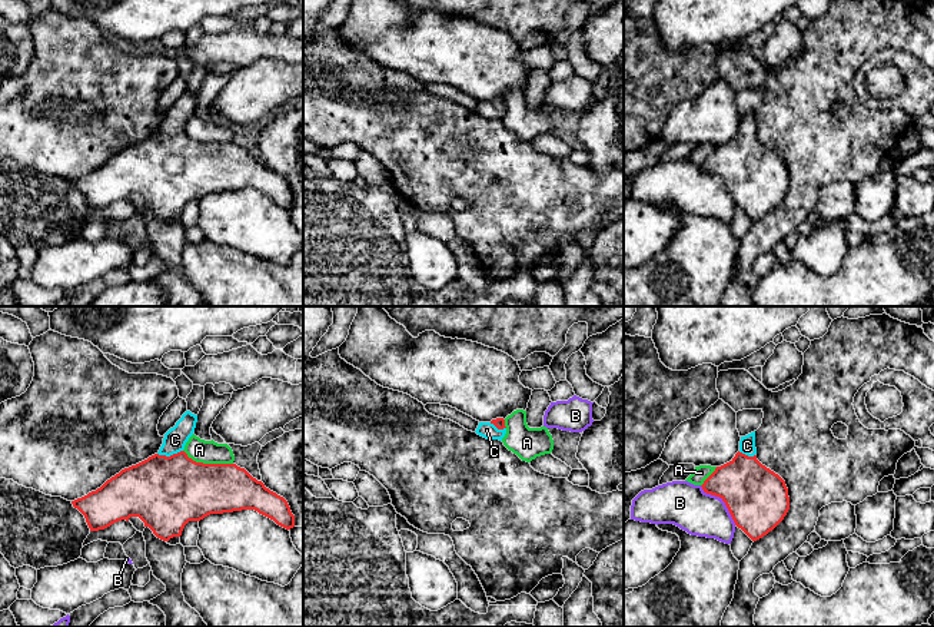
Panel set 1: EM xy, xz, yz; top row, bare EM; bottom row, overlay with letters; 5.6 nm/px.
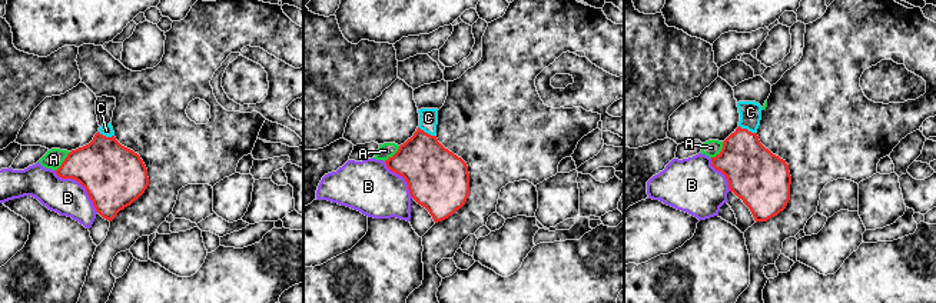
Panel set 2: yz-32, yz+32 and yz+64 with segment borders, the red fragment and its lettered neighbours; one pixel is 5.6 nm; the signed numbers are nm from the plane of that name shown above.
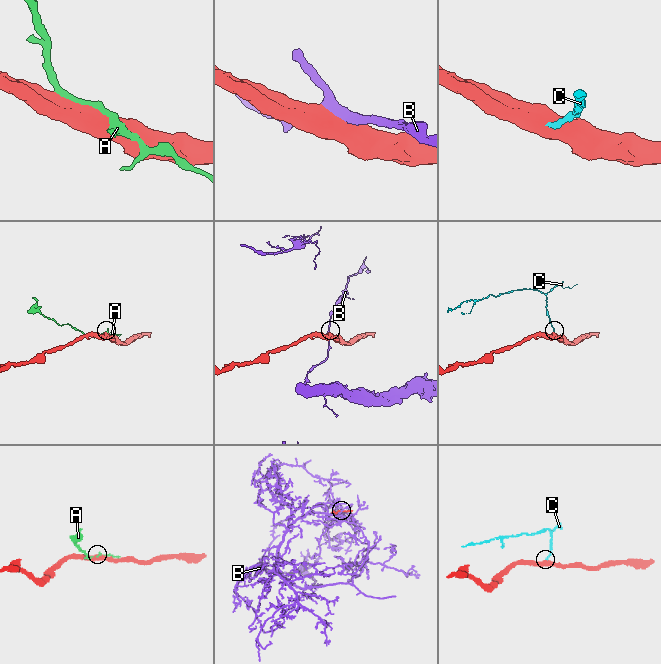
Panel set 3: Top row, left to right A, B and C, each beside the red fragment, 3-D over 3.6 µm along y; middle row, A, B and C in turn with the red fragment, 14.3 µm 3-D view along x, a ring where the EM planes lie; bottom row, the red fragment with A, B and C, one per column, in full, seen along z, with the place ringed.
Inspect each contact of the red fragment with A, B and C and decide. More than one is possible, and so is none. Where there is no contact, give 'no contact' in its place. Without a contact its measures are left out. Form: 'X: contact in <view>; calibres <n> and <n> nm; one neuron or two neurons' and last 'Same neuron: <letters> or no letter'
A: contact in xy; calibres 380 and 130 nm; two neurons
B: contact in yz; calibres 360 and 260 nm; two neurons
C: contact in xy; calibres 400 and 130 nm; one neuron
Same neuron: C

